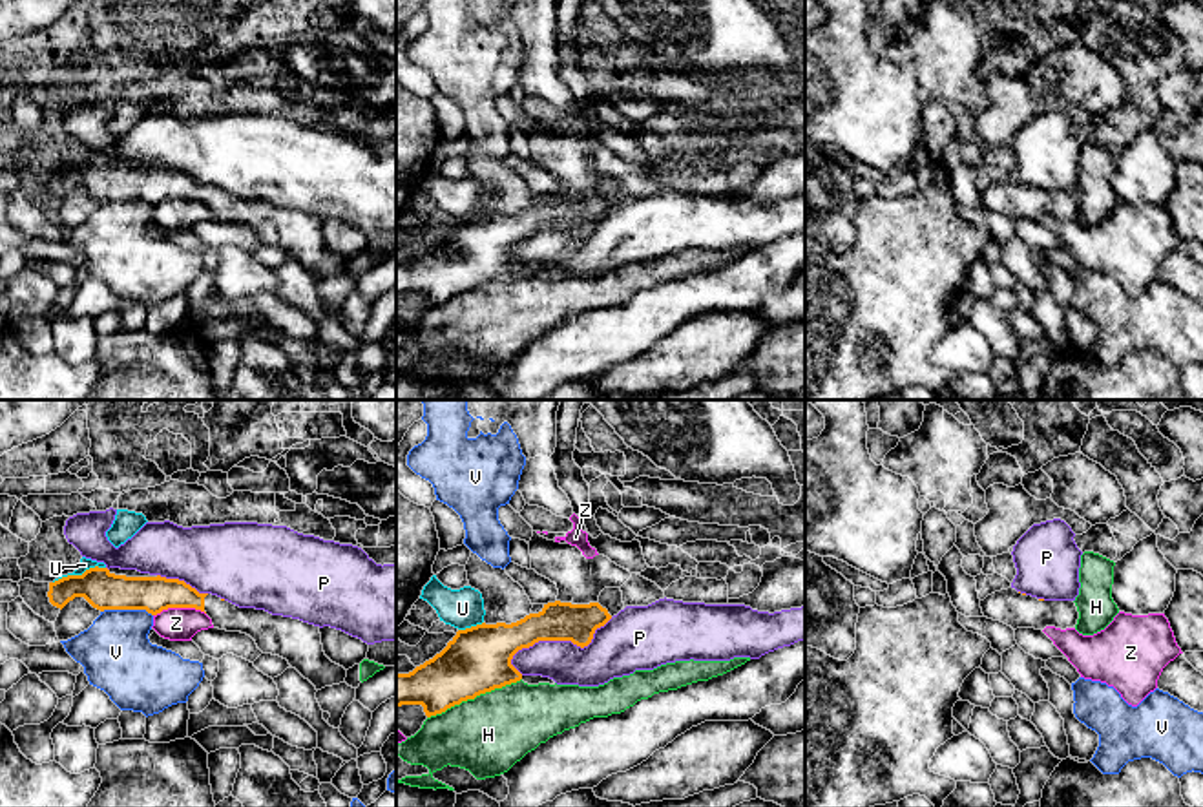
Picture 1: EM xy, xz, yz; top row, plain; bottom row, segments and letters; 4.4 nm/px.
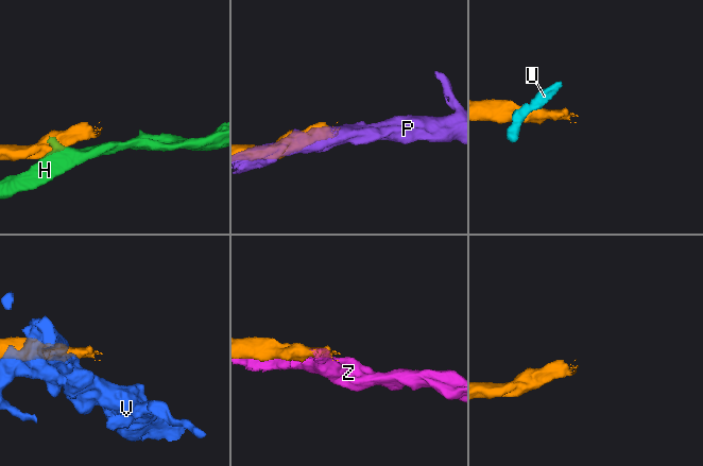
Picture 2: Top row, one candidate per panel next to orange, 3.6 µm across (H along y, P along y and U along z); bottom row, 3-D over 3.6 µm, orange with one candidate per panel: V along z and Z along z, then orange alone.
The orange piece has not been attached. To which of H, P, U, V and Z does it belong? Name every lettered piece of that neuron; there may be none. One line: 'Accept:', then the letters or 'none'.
Accept: none

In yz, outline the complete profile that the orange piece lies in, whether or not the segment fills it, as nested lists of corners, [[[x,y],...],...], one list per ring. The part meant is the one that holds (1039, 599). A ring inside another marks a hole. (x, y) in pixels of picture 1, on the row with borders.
[[[1015,588],[1000,590],[980,601],[984,617],[1000,621],[1013,630],[1055,626],[1075,628],[1079,612],[1073,601],[1044,601]]]

